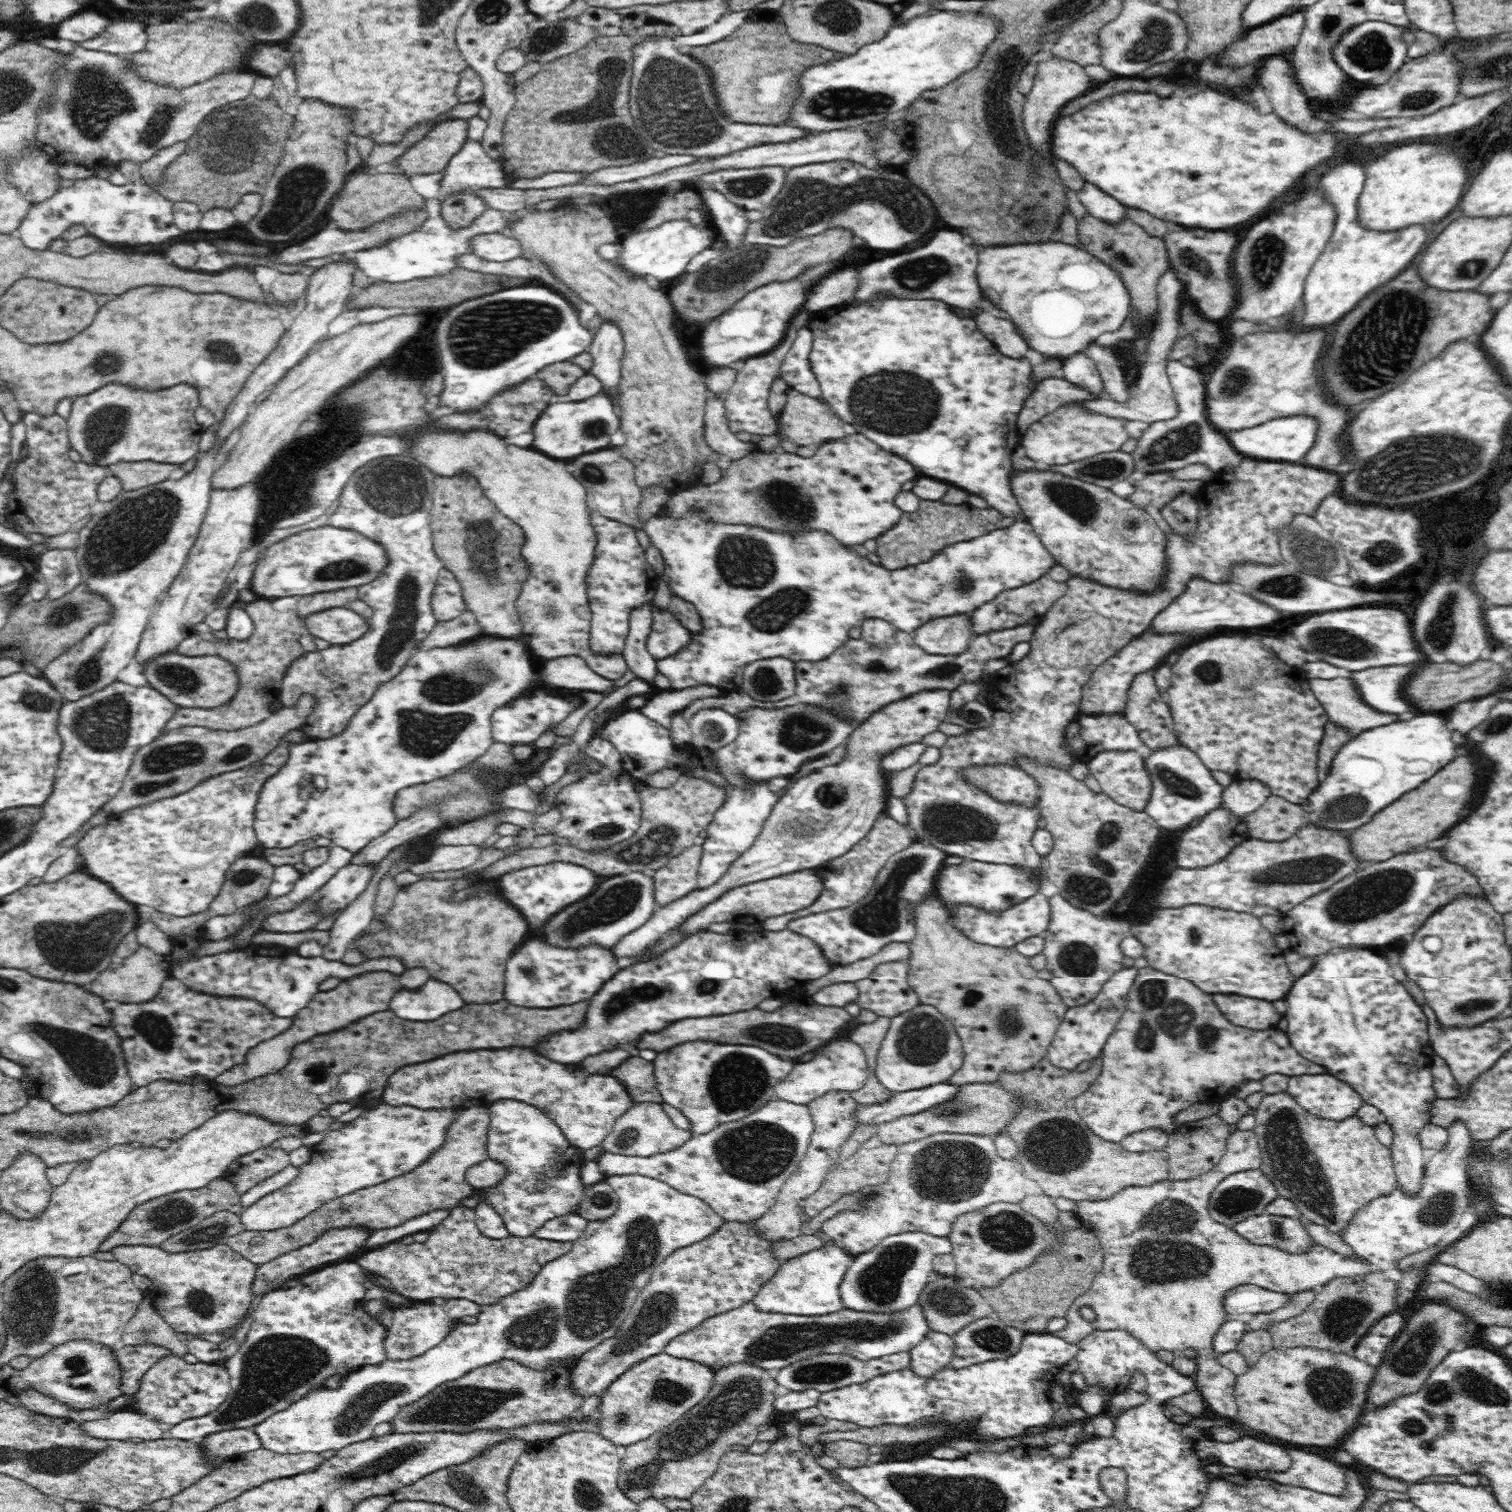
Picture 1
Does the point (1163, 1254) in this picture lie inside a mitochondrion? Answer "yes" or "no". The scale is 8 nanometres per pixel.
yes

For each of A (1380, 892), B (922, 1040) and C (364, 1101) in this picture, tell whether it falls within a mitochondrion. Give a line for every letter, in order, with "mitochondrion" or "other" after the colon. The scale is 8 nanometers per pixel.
A: mitochondrion
B: mitochondrion
C: other

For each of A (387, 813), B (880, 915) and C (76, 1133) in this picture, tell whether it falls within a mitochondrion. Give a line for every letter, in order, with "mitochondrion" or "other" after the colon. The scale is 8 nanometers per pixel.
A: other
B: mitochondrion
C: mitochondrion

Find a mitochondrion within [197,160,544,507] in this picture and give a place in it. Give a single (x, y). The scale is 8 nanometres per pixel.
(297, 201)

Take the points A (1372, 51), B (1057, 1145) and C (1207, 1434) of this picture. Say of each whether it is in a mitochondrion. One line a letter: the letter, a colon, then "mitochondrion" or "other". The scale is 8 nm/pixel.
A: mitochondrion
B: mitochondrion
C: other

